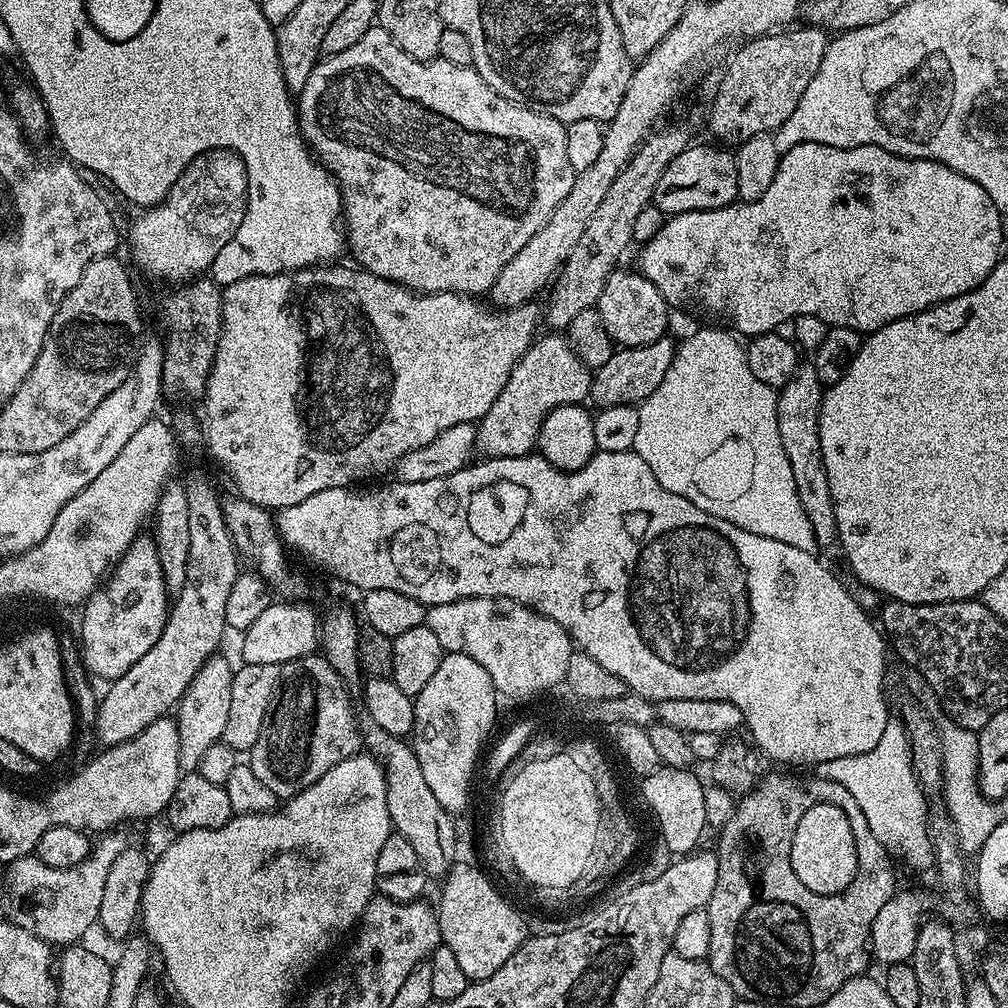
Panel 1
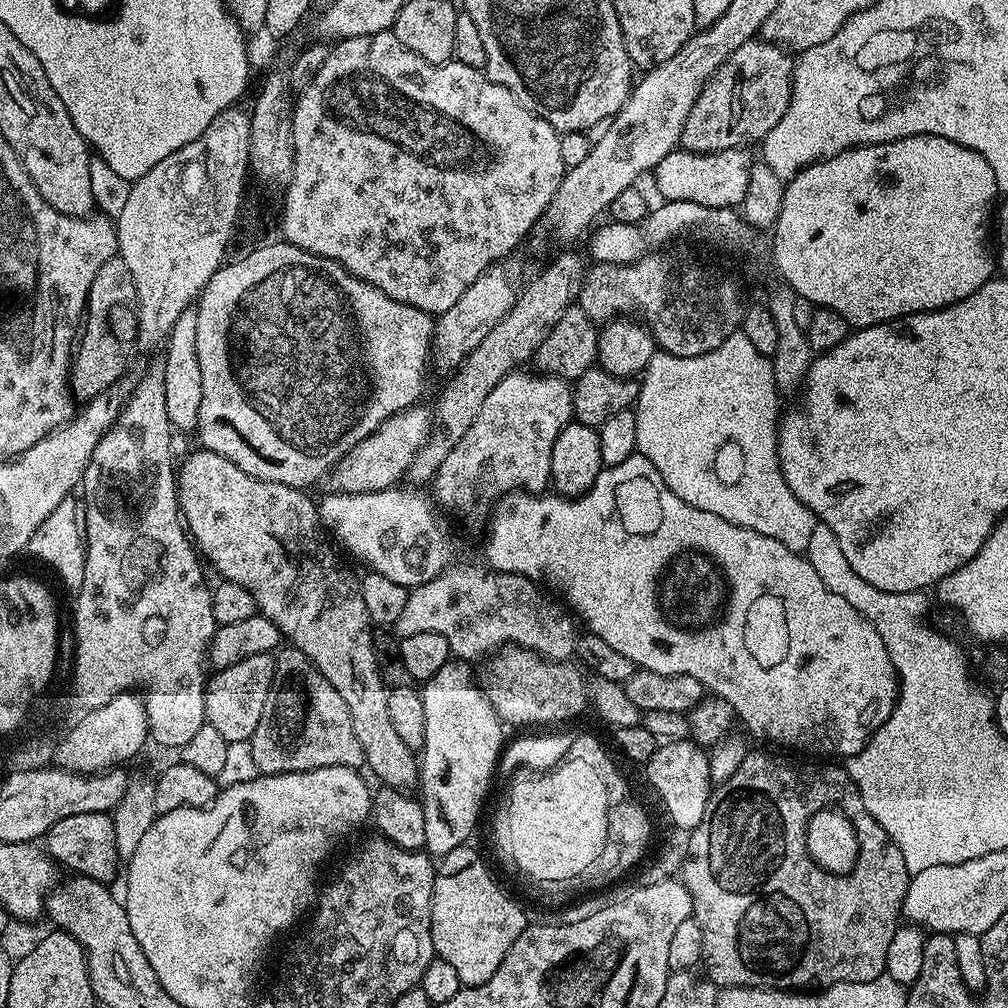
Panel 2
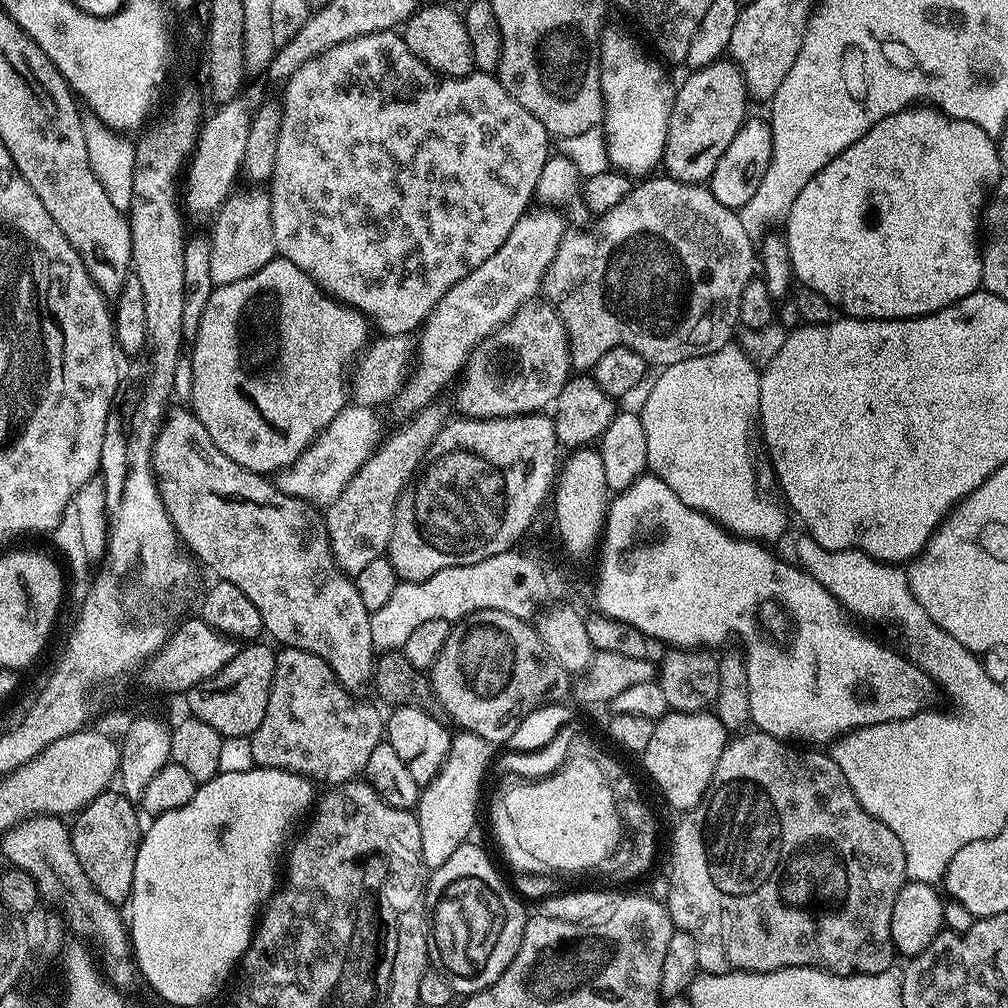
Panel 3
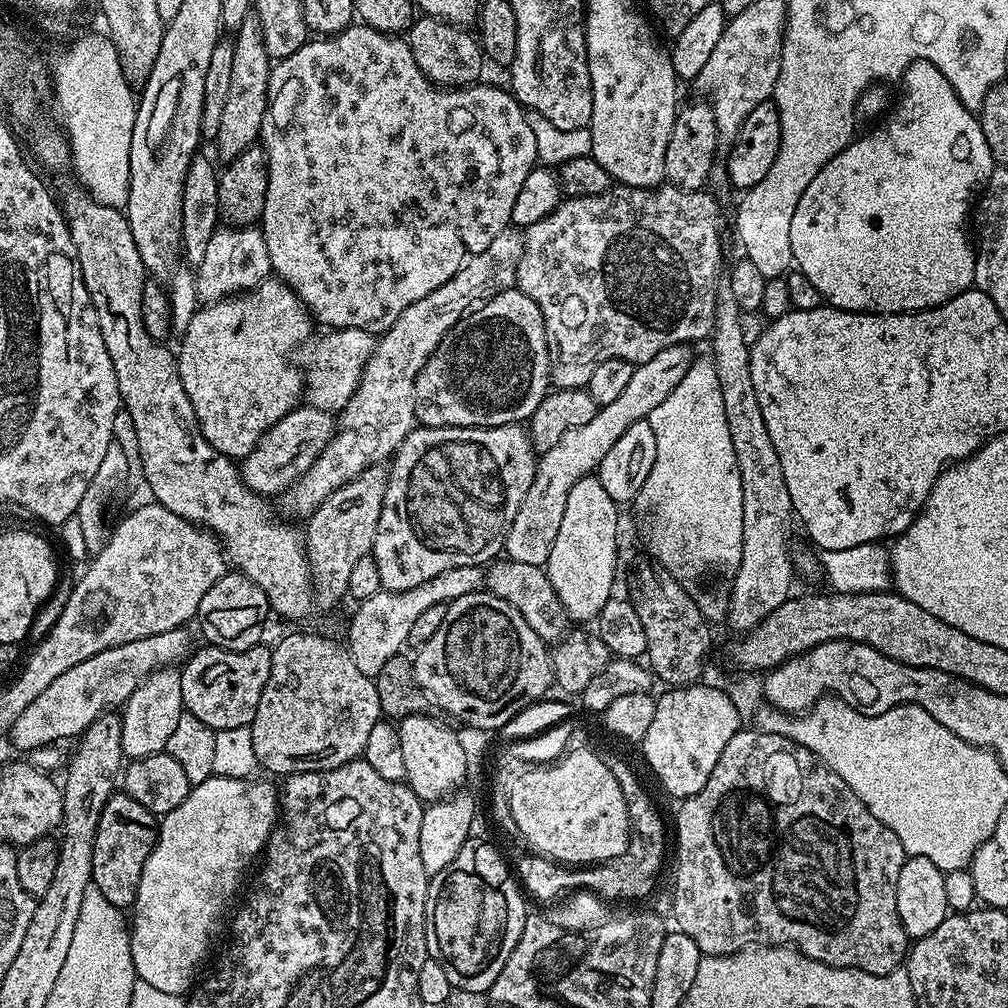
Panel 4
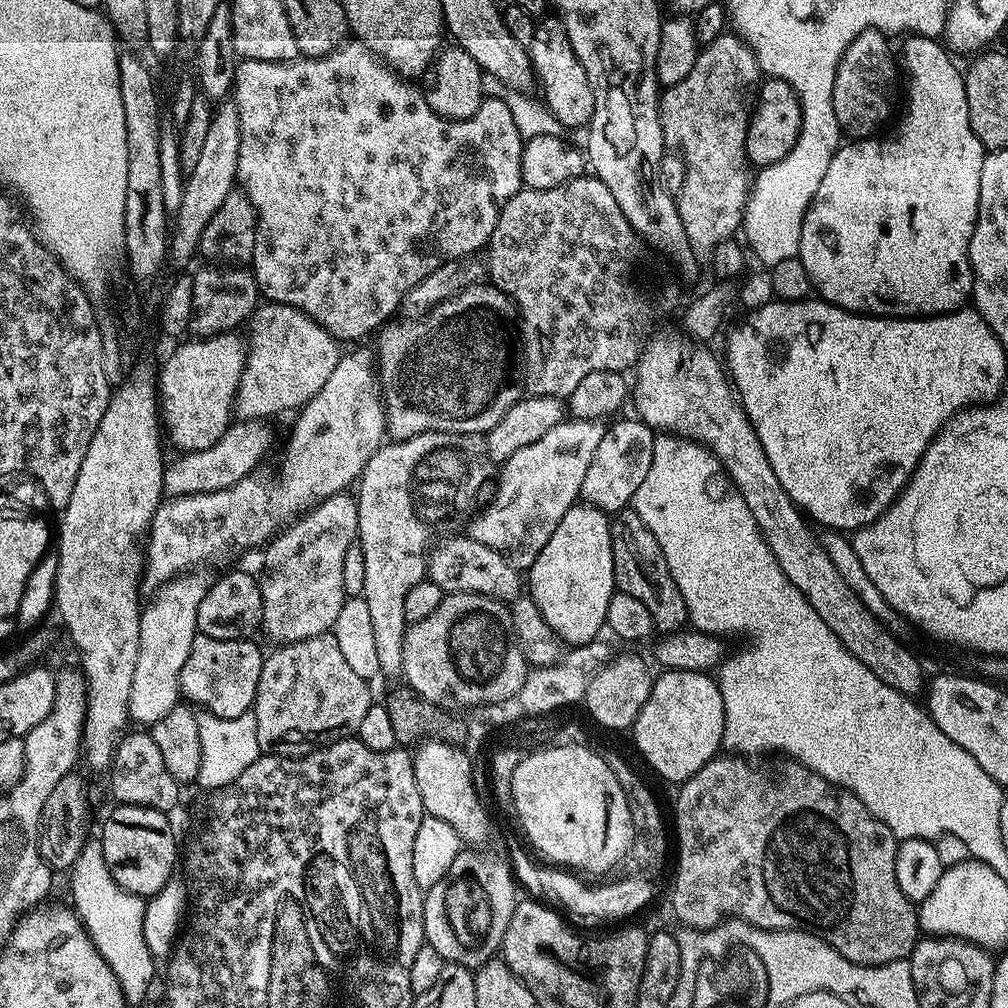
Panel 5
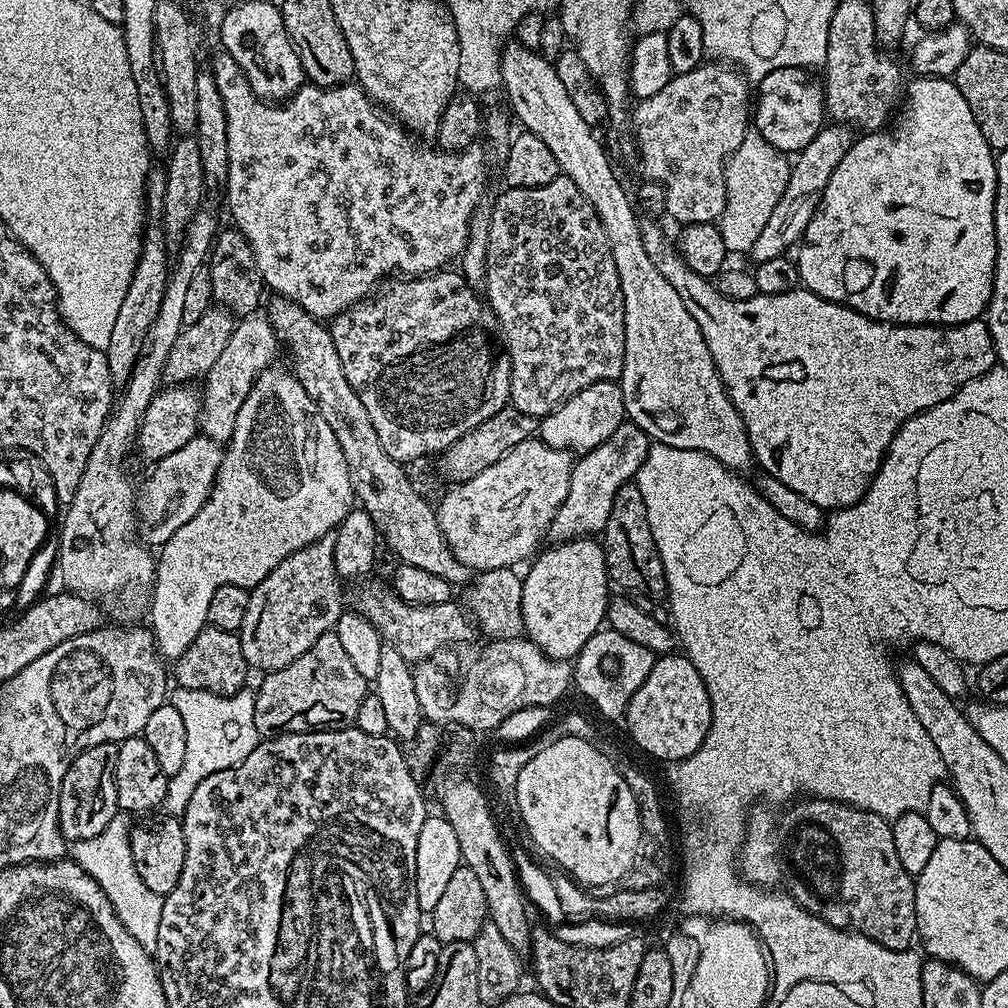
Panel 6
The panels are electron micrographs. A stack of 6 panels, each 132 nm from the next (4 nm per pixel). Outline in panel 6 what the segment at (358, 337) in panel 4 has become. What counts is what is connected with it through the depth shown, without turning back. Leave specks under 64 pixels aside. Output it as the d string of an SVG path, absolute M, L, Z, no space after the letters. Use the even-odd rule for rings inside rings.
M253 314L243 317L233 327L230 342L226 342L226 350L210 366L207 376L203 377L202 399L200 401L199 431L209 439L227 442L234 434L234 422L238 422L238 410L242 410L242 402L246 394L250 394L252 384L262 369L269 367L276 356L278 341L267 315Z

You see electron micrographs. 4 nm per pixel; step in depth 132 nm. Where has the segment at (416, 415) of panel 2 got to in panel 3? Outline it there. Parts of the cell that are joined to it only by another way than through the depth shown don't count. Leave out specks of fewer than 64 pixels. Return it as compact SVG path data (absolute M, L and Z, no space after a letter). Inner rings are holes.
M345 406L334 418L329 428L317 437L311 445L296 459L292 467L281 471L275 477L274 483L286 494L299 500L306 500L313 506L327 506L333 504L360 467L367 462L372 453L380 447L380 420L373 409L368 406Z

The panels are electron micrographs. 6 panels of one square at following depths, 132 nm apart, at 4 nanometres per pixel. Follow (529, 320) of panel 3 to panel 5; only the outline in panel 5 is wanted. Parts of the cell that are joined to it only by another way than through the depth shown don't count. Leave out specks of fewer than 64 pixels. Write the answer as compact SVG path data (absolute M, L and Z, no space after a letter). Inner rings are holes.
M481 282L472 285L471 288L461 288L459 292L451 295L448 299L436 304L430 311L419 318L408 318L403 321L405 324L389 322L379 329L380 345L374 348L378 357L378 379L380 381L380 395L384 398L384 415L386 417L386 432L392 440L405 440L414 438L418 434L427 432L466 432L469 434L487 434L510 410L512 406L526 394L524 386L524 374L526 365L524 363L524 345L522 333L518 323L516 305L508 295L500 288L488 282Z

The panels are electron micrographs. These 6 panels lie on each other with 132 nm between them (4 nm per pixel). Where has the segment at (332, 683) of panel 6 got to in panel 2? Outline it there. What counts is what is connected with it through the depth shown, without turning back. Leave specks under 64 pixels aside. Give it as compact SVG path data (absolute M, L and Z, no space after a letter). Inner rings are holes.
M291 646L275 653L276 669L262 722L252 735L254 762L266 776L309 772L326 766L346 766L357 770L365 767L362 746L350 723L350 710L342 702L342 694L326 682L312 662Z

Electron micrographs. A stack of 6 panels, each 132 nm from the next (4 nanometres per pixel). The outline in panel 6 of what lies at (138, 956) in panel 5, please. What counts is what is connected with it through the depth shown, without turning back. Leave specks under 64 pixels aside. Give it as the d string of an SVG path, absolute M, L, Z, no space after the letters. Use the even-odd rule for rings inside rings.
M117 814L108 826L96 837L75 841L70 848L71 859L86 870L98 886L110 898L116 916L126 926L126 930L150 954L155 953L158 946L158 922L162 922L162 906L164 897L154 894L134 866L134 854L128 845L130 820L127 815Z

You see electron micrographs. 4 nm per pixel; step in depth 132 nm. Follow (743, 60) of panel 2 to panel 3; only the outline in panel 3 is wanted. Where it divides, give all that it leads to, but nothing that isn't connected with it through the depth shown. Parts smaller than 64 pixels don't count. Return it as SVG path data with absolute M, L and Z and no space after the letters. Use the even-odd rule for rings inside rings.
M727 59L715 60L710 66L697 68L687 73L689 76L680 84L680 89L675 89L671 97L672 109L668 115L668 129L666 130L666 146L662 168L667 175L681 184L704 184L711 181L712 171L718 166L718 158L726 154L726 146L734 142L734 134L749 119L748 100L750 93L745 83L744 75L739 68Z

